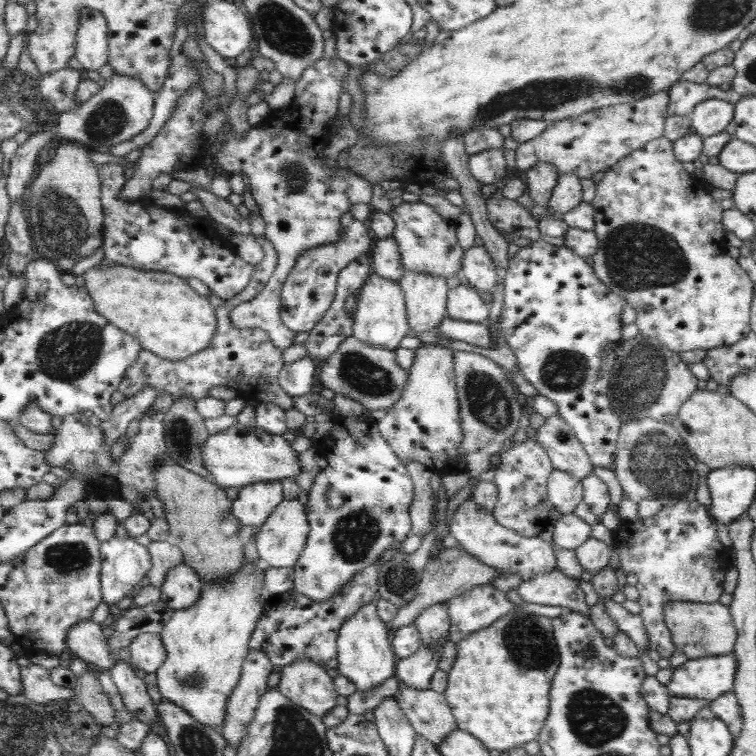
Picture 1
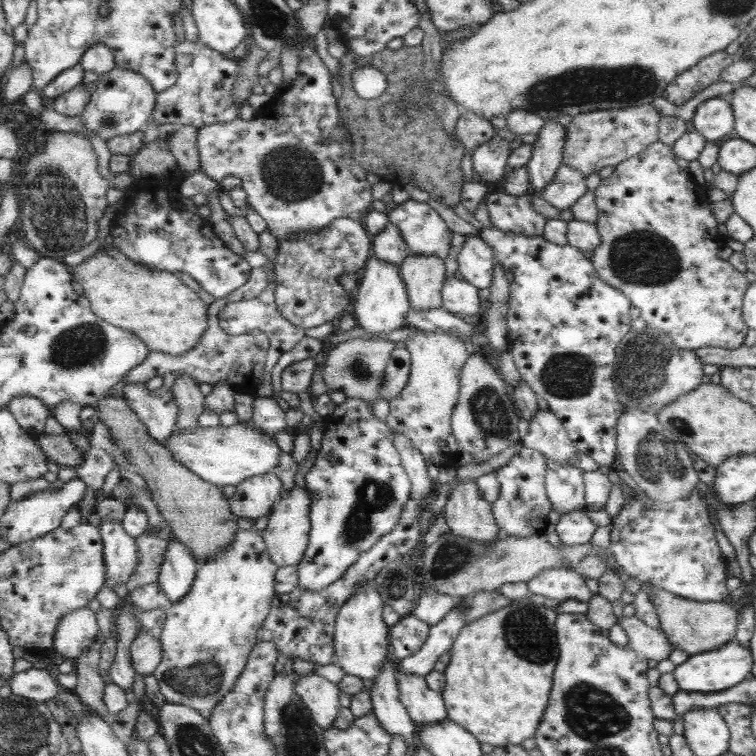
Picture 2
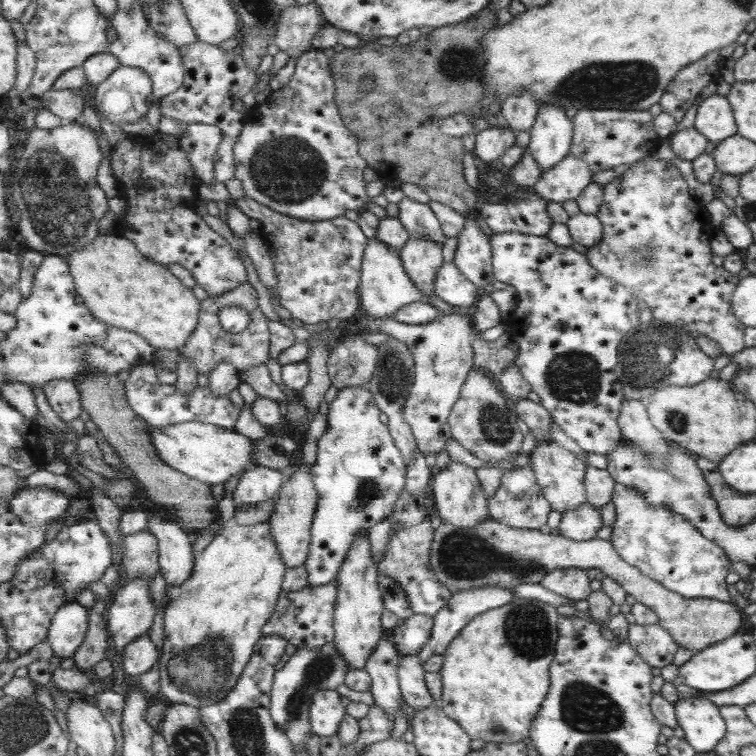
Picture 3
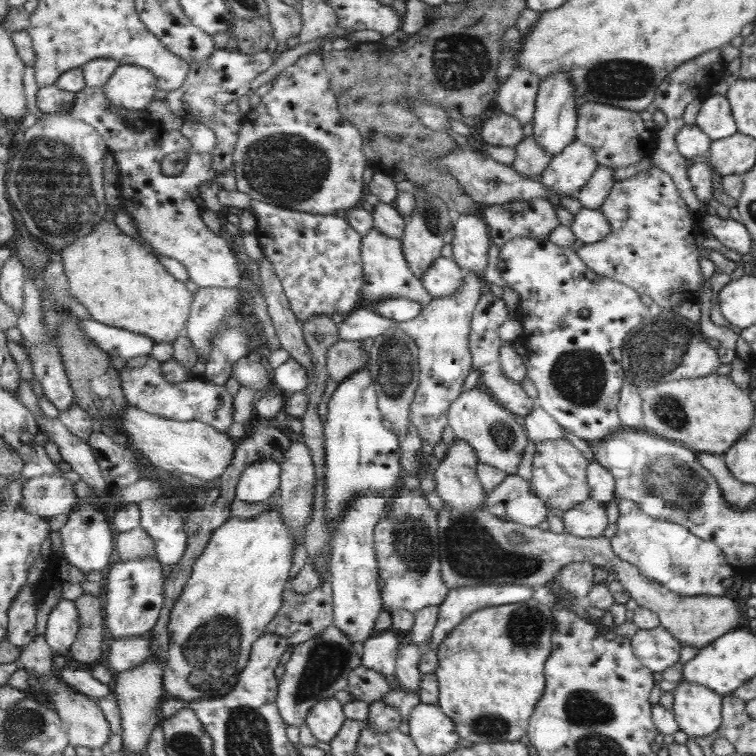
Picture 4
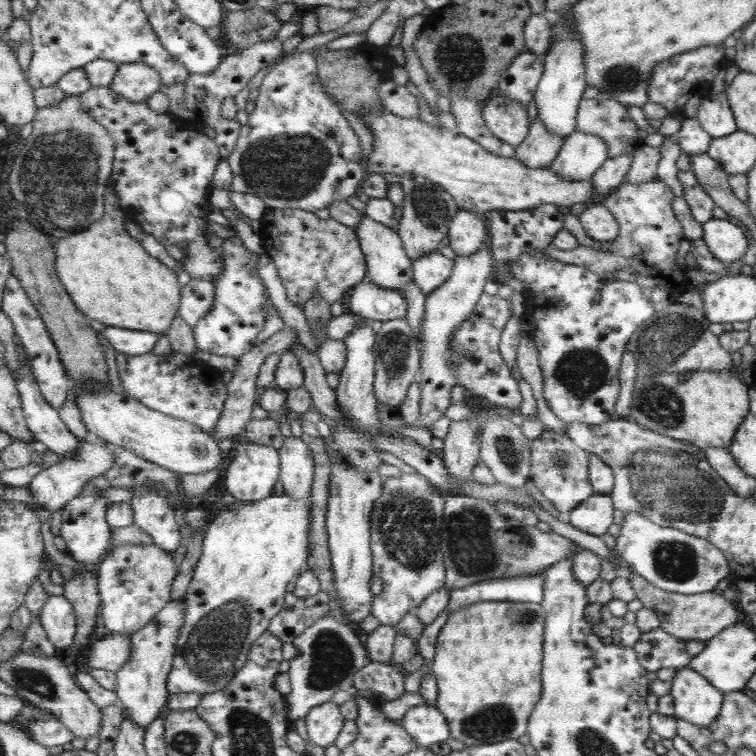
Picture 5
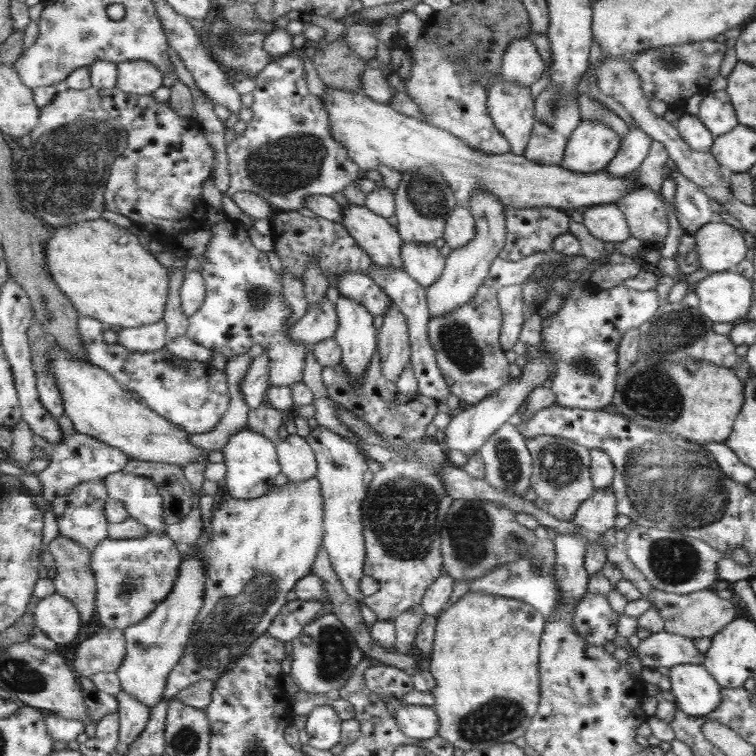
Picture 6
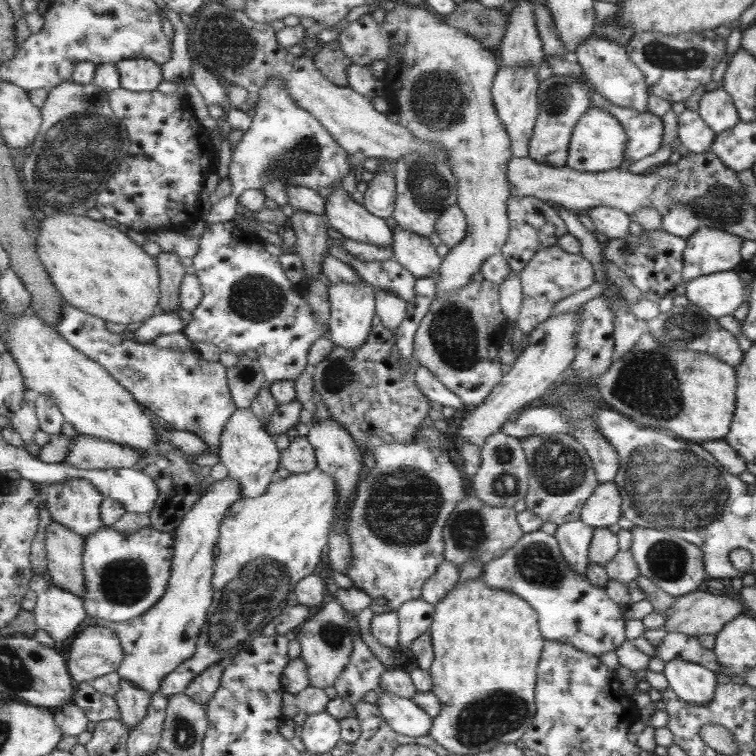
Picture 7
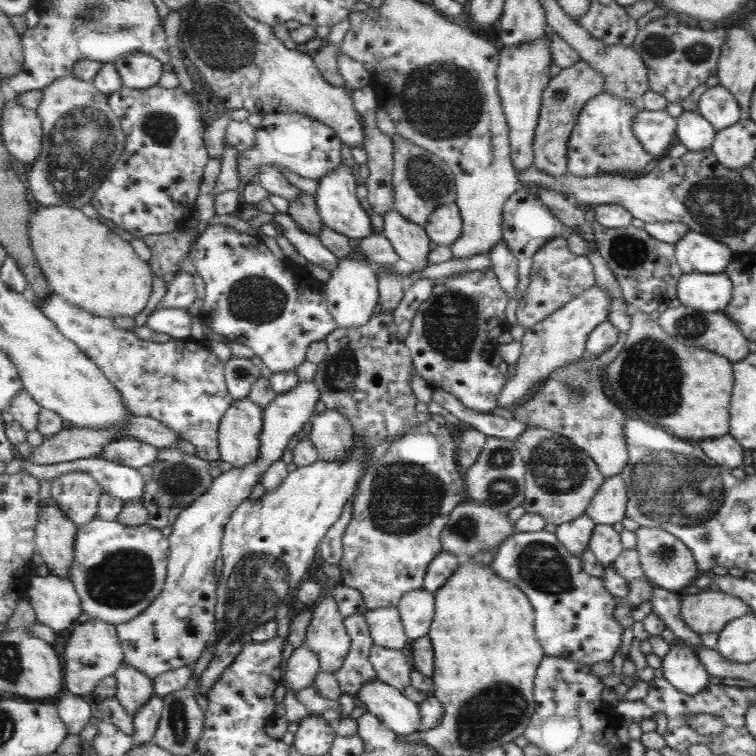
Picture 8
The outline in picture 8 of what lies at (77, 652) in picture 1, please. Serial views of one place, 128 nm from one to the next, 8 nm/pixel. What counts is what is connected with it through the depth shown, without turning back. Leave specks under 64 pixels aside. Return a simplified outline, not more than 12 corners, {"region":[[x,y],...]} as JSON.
{"region":[[70,578],[27,581],[38,623],[61,636],[80,623],[82,598]]}

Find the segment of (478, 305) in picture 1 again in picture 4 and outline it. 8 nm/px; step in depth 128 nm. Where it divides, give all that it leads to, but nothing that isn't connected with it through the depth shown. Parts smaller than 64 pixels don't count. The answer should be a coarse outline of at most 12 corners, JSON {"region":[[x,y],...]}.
{"region":[[441,256],[421,280],[434,298],[461,290],[464,274]]}

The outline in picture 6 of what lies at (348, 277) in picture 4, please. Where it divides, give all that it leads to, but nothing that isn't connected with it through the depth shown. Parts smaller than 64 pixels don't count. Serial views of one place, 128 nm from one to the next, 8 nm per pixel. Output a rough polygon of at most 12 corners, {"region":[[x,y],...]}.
{"region":[[296,211],[270,218],[282,270],[335,282],[374,266],[342,222]]}

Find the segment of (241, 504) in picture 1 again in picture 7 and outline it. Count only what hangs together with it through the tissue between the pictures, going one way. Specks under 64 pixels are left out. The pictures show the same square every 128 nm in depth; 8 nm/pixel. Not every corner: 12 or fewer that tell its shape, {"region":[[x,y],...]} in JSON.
{"region":[[238,409],[219,462],[257,498],[277,479],[282,451],[260,418]]}

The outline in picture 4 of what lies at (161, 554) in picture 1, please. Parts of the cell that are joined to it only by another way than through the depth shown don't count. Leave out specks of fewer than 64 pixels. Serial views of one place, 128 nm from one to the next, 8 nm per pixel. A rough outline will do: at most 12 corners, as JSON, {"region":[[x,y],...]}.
{"region":[[142,526],[118,532],[122,560],[157,558],[155,539]]}

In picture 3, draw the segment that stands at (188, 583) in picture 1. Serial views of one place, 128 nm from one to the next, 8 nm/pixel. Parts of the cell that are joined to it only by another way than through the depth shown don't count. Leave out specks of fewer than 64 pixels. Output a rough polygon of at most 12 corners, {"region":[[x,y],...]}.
{"region":[[149,512],[159,538],[160,570],[177,589],[195,570],[192,537]]}

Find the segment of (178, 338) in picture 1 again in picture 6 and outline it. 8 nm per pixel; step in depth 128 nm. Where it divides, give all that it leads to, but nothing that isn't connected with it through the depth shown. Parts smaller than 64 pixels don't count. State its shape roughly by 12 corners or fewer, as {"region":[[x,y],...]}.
{"region":[[103,218],[52,230],[49,271],[84,316],[165,318],[170,272]]}

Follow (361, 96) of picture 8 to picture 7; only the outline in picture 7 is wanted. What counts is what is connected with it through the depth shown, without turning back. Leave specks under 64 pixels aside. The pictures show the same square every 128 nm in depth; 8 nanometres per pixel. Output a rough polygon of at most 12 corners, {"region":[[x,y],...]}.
{"region":[[383,161],[369,181],[363,205],[393,217],[397,190],[393,163]]}

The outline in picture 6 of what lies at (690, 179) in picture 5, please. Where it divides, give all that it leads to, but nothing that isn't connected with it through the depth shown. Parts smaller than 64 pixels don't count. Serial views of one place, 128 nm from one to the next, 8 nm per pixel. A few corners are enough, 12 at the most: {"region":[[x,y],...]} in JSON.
{"region":[[677,170],[675,217],[686,234],[717,222],[716,204]]}

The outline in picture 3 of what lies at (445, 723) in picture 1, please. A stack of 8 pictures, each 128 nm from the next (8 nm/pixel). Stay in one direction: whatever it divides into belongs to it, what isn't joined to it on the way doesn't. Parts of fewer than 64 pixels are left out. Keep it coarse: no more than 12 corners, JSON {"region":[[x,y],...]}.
{"region":[[418,656],[401,657],[404,702],[418,712],[440,703]]}

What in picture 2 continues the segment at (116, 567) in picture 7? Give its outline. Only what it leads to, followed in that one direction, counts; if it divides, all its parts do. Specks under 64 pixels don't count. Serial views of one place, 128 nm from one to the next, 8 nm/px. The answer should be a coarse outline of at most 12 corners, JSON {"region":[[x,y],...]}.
{"region":[[136,606],[117,619],[120,642],[109,676],[126,694],[135,684],[132,645],[141,632]]}

